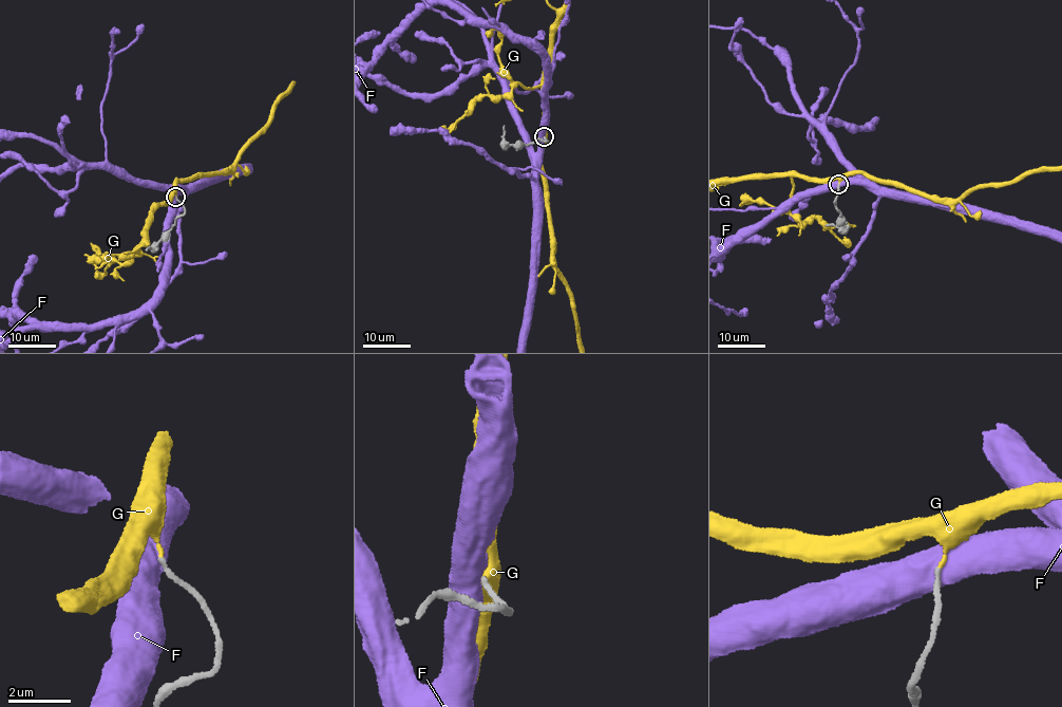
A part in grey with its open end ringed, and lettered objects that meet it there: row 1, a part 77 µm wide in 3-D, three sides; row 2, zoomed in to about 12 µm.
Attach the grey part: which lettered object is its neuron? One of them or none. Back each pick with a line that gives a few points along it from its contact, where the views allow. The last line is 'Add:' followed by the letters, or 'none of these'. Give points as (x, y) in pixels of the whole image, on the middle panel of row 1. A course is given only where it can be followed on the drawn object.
Add: G

